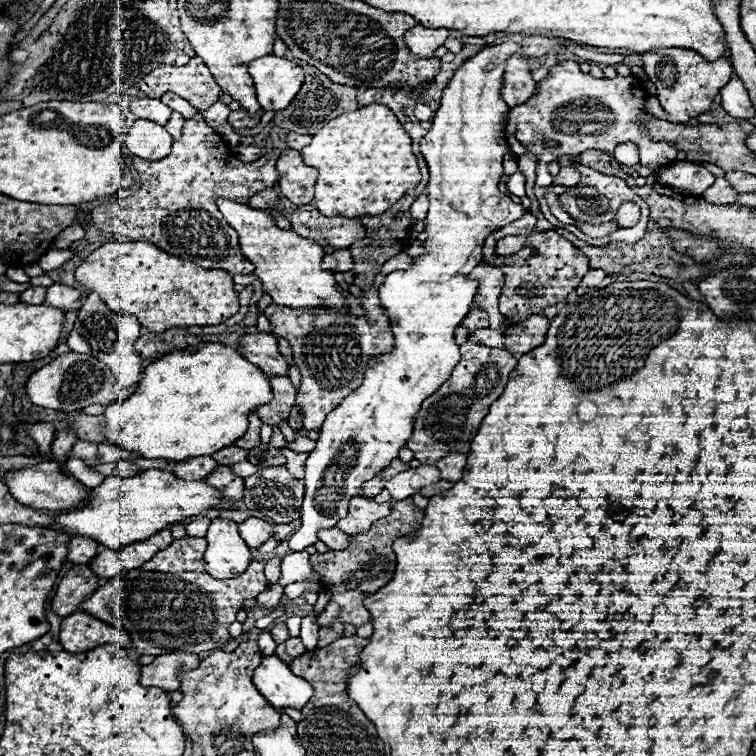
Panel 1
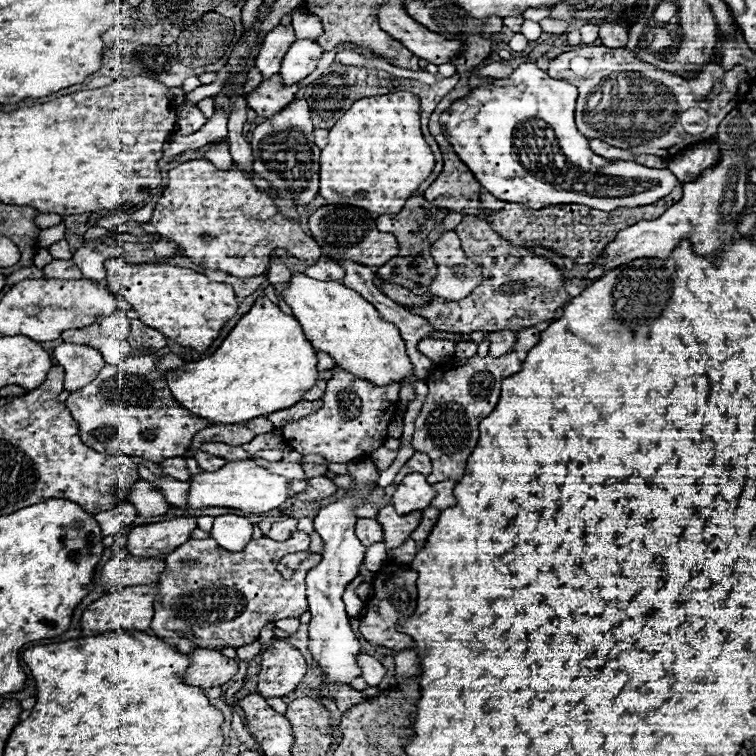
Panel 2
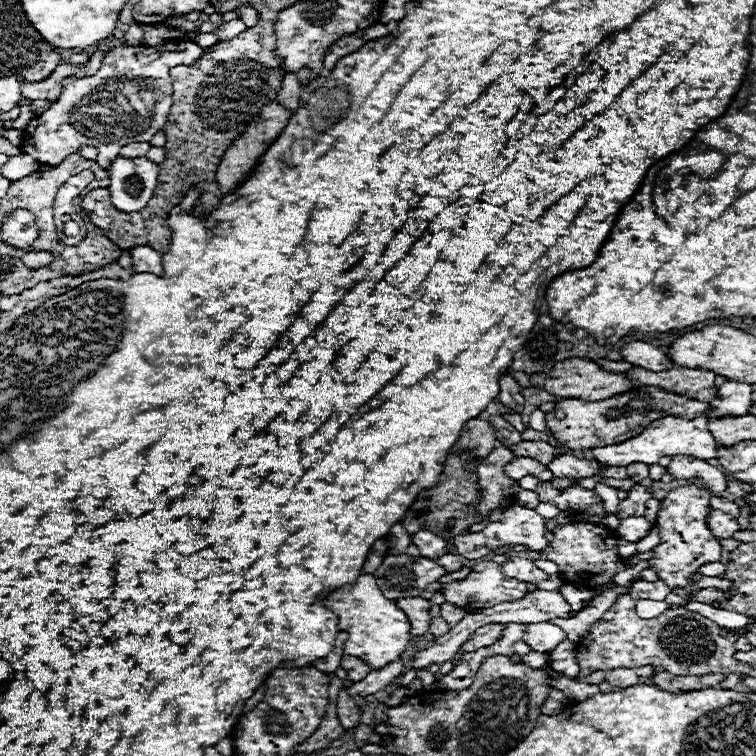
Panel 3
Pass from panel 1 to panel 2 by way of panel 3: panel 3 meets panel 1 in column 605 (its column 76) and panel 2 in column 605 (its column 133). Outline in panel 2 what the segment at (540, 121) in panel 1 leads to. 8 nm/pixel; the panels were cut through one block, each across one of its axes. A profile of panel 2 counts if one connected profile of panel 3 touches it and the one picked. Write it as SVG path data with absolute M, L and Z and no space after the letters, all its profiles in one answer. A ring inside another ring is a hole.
M584 46L572 52L564 52L550 60L548 74L556 80L566 80L578 88L576 100L576 126L588 140L602 140L610 146L628 150L632 154L654 154L654 156L674 156L686 146L714 138L718 124L726 114L746 98L752 84L750 76L742 66L732 70L722 70L718 64L708 64L698 78L682 80L670 72L658 72L658 68L646 68L646 62L636 60L626 48L606 48L606 46ZM722 82L722 92L712 100L698 102L712 92L712 84ZM690 106L700 106L710 114L708 130L702 134L686 134L680 124L680 114Z

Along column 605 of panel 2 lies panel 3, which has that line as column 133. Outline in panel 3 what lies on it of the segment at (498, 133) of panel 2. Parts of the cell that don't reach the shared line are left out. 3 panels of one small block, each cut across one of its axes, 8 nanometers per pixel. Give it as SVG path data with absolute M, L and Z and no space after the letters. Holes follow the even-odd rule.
M118 156L110 168L110 196L112 204L122 212L142 210L156 188L158 164L142 158L122 158Z

